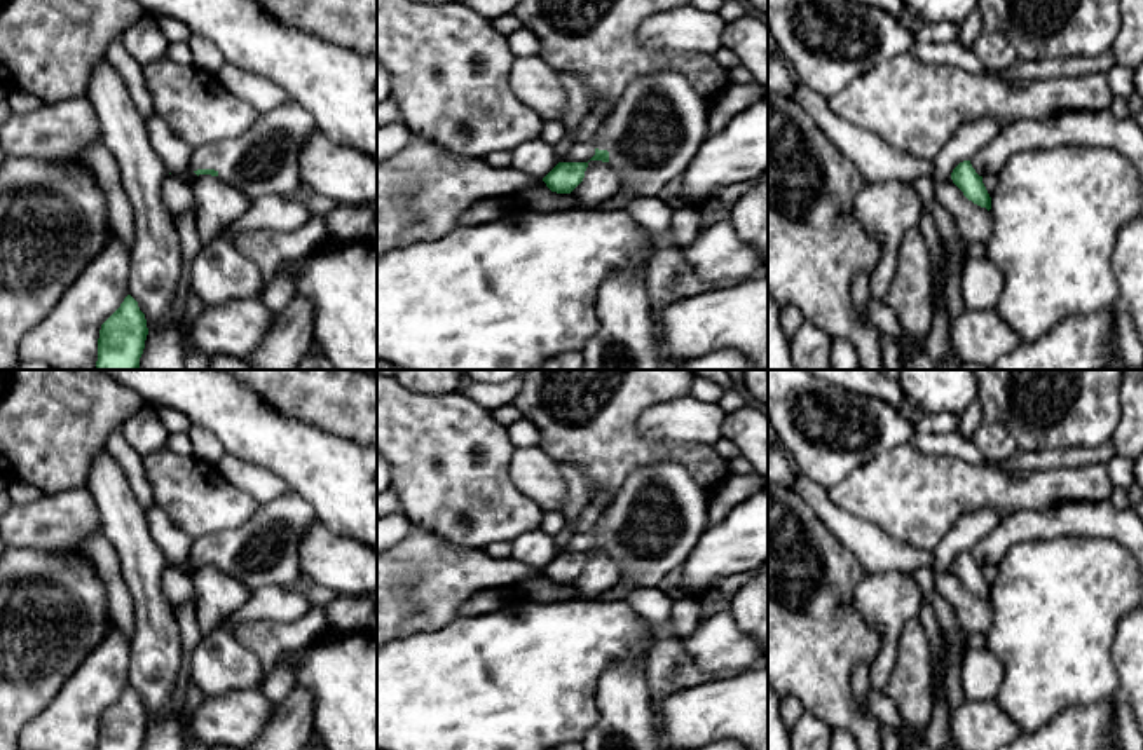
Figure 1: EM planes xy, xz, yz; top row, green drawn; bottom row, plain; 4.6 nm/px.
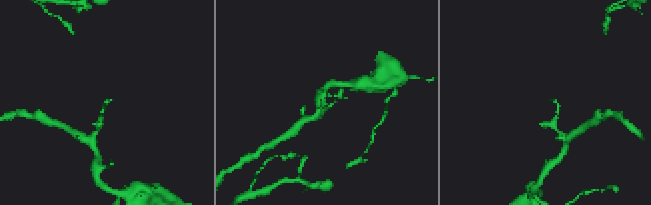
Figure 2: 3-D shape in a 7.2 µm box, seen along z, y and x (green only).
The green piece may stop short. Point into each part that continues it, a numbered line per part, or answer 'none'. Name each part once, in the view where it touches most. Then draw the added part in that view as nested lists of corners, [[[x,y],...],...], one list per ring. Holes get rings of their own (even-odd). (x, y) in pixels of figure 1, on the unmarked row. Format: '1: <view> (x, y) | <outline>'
1: xy (264, 552) | [[[295,492],[260,504],[241,527],[195,539],[190,560],[215,560],[218,569],[251,593],[288,586],[300,576],[300,542],[318,522],[312,506]]]

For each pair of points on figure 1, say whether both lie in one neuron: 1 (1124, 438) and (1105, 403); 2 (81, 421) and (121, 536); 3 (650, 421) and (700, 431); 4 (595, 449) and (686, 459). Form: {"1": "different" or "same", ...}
{"1": "different", "2": "different", "3": "same", "4": "same"}

